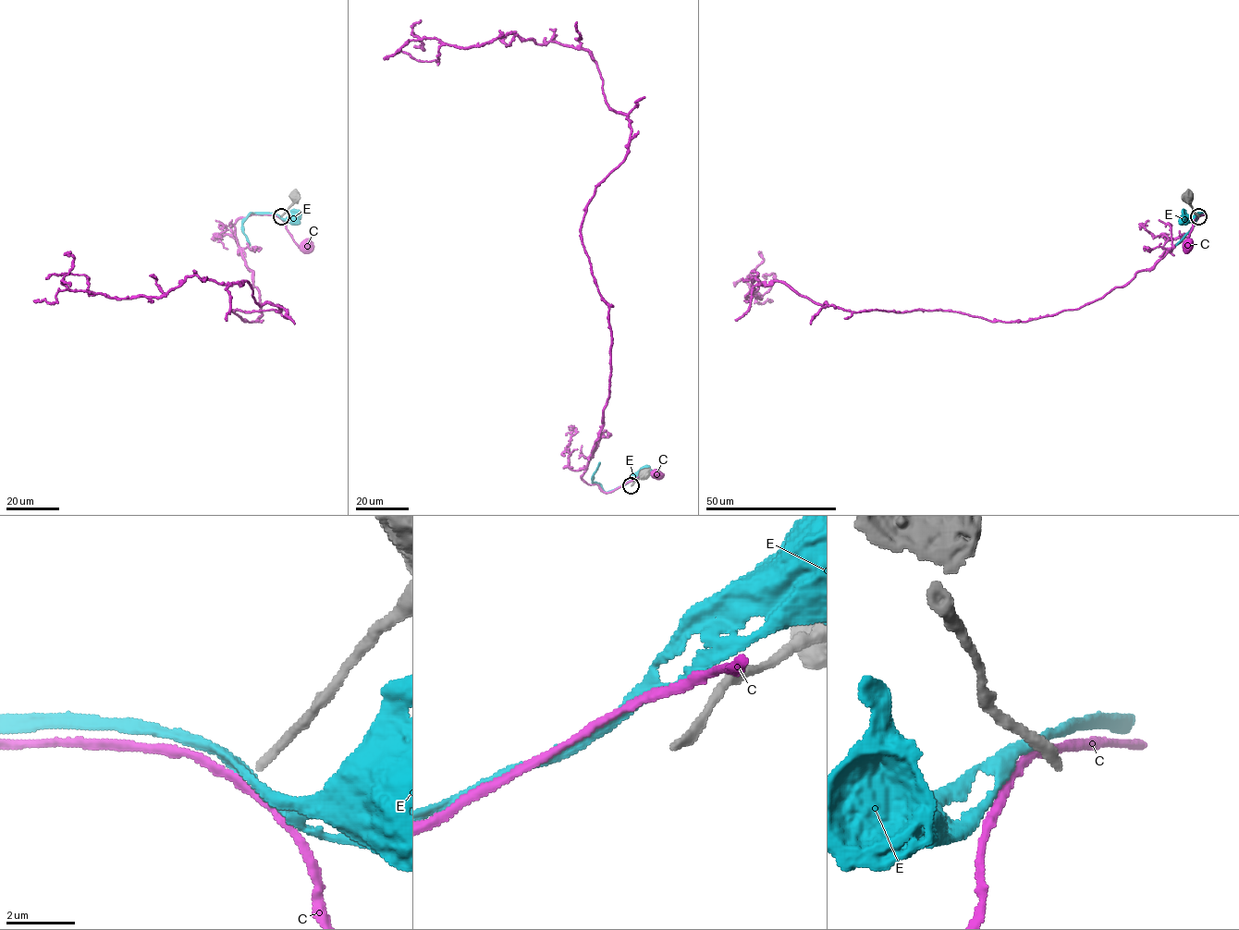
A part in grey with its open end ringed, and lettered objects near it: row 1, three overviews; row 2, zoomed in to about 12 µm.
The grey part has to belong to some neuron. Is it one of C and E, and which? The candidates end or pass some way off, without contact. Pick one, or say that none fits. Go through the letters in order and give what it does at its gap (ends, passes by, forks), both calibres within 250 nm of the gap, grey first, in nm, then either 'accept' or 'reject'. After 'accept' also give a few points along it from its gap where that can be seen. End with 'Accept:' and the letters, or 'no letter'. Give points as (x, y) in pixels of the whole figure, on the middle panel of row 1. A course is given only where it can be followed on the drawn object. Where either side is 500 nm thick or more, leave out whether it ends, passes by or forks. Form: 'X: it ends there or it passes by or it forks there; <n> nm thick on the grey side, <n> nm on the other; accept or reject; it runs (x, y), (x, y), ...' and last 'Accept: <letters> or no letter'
C: it passes by; 260 nm thick on the grey side, 240 nm on the other; reject
E: it forks there; 260 nm thick on the grey side, 280 nm on the other; reject
Accept: no letter

